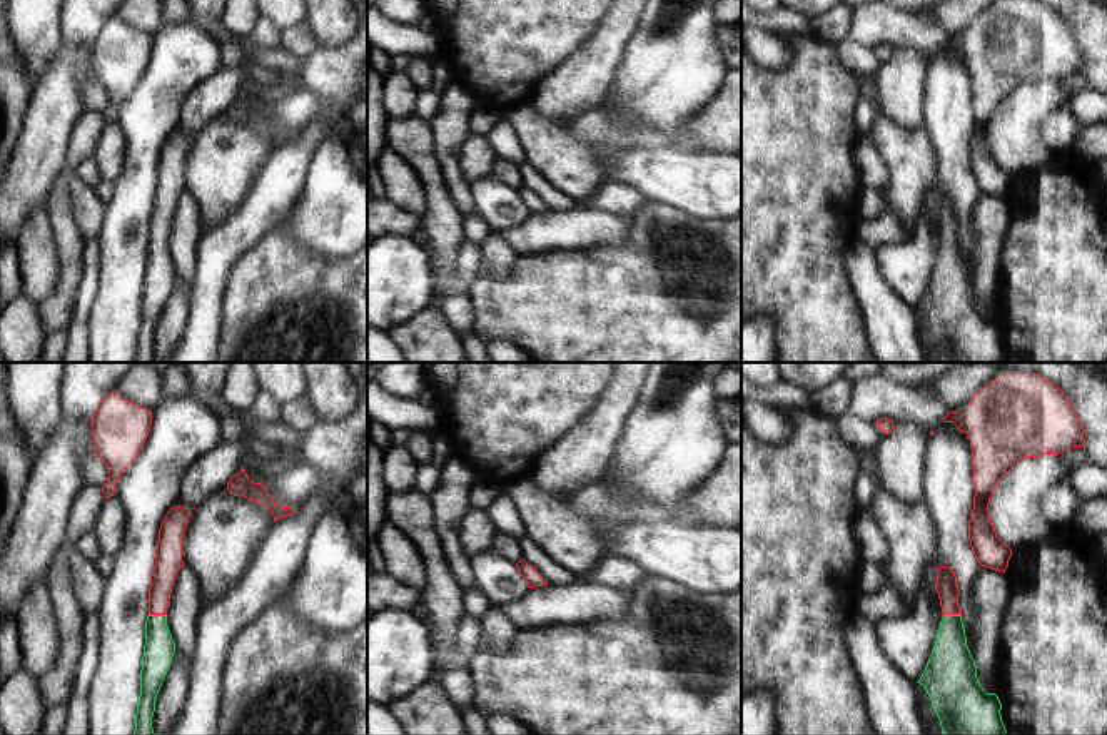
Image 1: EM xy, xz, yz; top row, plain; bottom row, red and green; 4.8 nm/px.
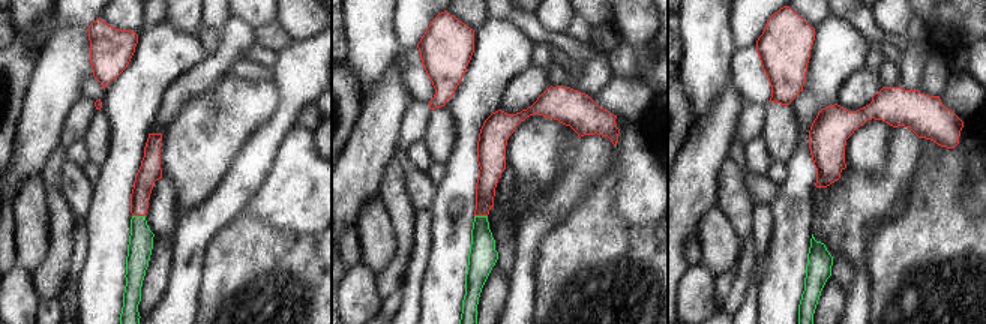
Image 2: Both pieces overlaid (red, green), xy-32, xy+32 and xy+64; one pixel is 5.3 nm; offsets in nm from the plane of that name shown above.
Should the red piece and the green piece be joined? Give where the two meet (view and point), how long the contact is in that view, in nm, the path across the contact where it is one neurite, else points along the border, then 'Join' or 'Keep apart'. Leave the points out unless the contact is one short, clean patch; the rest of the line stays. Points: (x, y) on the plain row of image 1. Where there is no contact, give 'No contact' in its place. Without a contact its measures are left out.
Touches red at xy (157, 239). Shared border 90 nm. Path across: xy (167, 189), (161, 207), (157, 239), (159, 274). Join

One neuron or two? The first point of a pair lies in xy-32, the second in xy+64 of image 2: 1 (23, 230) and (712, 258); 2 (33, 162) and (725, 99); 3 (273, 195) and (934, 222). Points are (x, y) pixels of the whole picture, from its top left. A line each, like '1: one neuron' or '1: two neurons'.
1: one neuron
2: one neuron
3: two neurons

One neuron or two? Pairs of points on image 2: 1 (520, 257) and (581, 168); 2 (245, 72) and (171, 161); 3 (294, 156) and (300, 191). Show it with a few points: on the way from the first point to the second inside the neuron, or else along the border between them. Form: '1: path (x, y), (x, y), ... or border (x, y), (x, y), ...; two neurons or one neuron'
1: path (529, 234), (568, 191); one neuron
2: border (230, 69), (252, 83), (269, 83); two neurons
3: path (294, 165), (297, 182); one neuron

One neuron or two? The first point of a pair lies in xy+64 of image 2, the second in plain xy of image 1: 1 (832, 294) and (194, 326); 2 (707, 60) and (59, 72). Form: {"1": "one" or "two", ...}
{"1": "two", "2": "two"}

